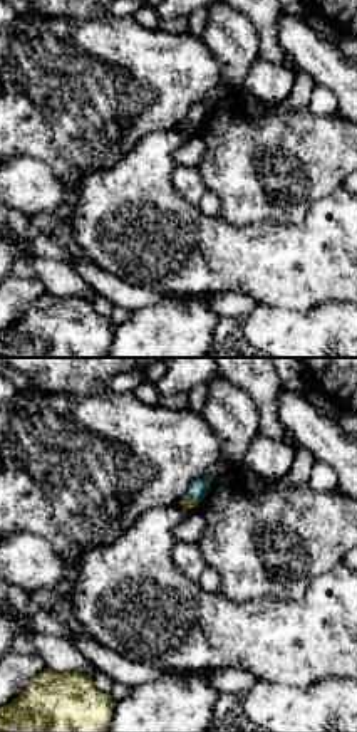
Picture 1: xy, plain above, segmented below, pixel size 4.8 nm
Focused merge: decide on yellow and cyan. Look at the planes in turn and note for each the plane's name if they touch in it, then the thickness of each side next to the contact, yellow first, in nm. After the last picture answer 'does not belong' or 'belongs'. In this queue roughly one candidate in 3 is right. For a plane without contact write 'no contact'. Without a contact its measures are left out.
xy | 60/90 nm

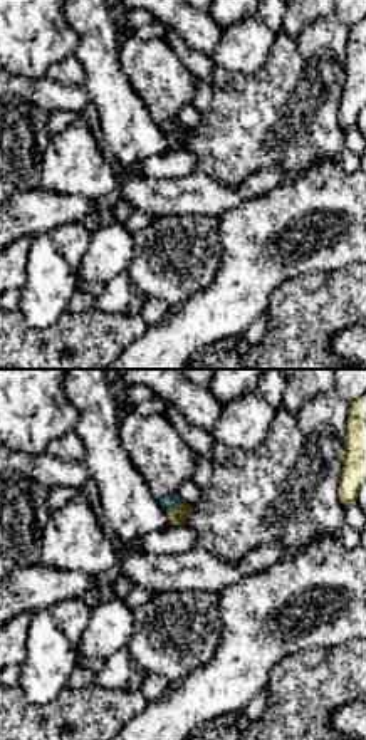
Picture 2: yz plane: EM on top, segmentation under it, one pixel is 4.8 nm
yz | 90/60 nm

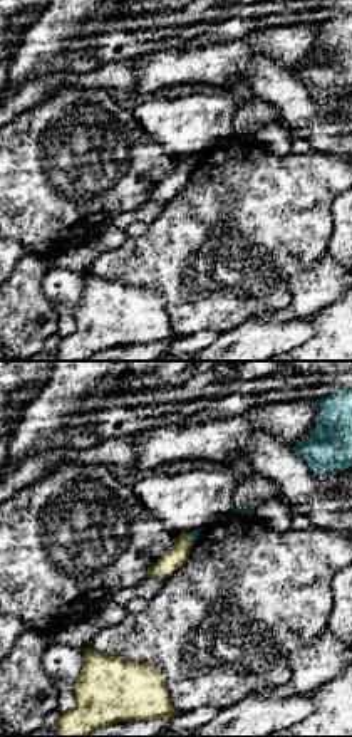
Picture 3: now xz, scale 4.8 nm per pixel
xz | 100/50 nm

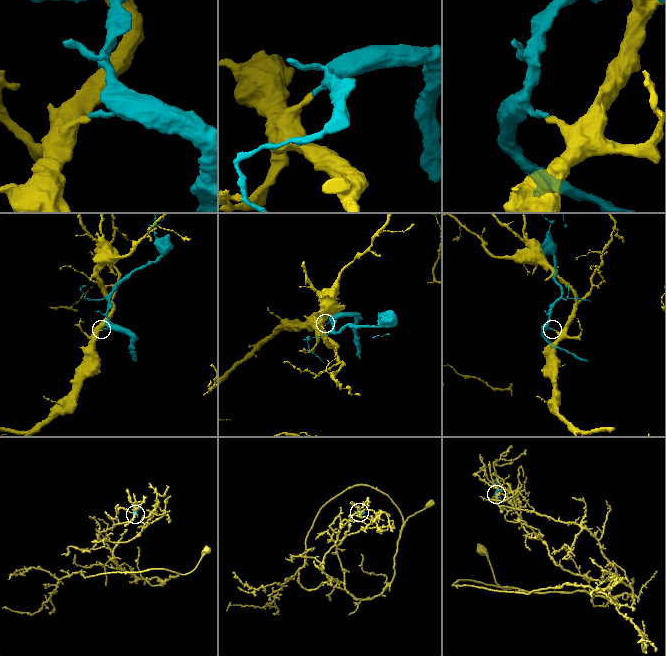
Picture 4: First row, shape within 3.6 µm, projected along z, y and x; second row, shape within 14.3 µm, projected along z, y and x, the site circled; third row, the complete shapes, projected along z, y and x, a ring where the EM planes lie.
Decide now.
does not belong

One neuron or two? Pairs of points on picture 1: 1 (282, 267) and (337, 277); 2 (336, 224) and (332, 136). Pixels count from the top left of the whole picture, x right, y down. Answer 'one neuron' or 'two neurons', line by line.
1: one neuron
2: two neurons

